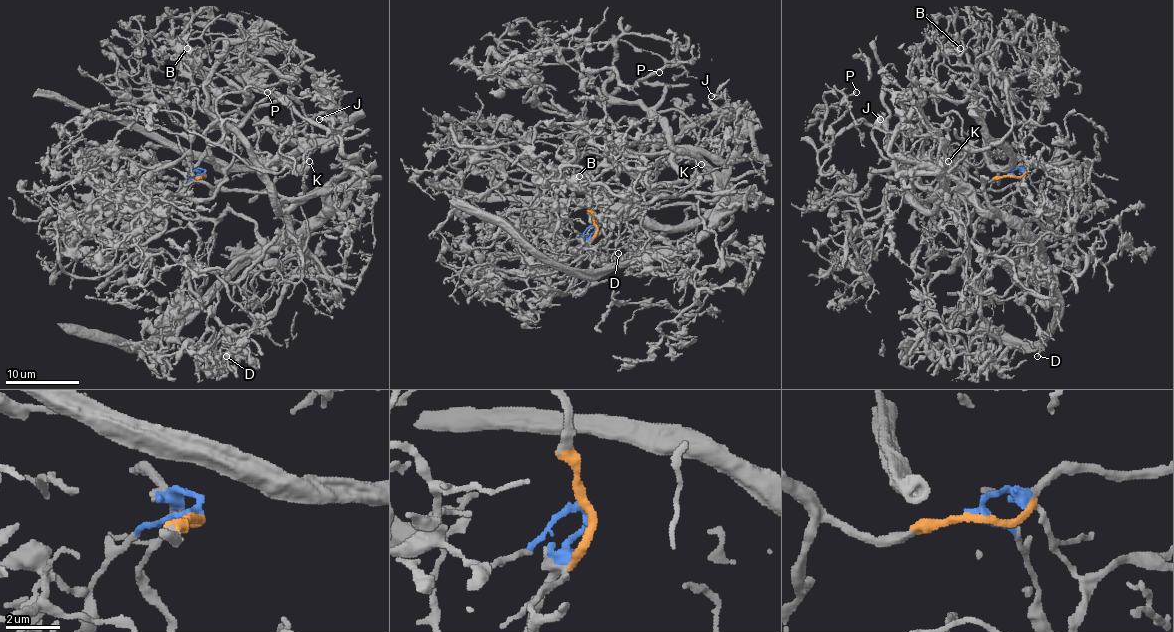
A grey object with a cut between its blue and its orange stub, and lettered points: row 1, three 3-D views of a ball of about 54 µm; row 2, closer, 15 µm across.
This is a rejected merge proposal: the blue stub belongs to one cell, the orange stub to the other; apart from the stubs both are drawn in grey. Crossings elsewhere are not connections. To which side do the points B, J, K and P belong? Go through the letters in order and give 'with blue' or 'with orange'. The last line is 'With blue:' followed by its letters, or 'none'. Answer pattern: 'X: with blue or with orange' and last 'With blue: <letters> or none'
B: with orange
J: with orange
K: with orange
P: with orange
With blue: none

